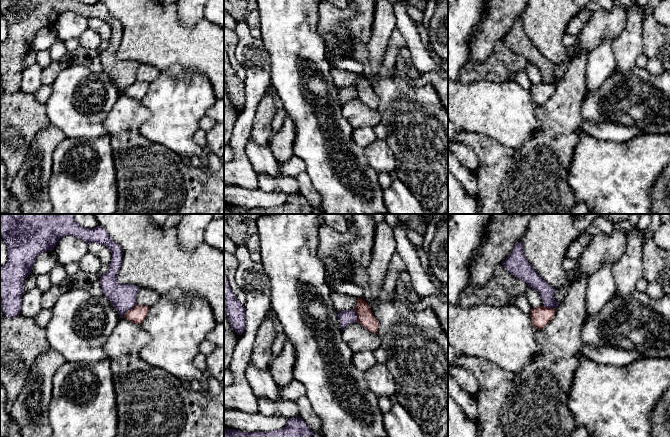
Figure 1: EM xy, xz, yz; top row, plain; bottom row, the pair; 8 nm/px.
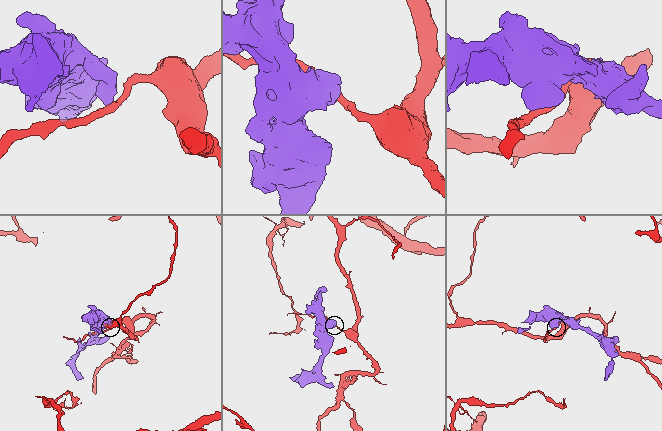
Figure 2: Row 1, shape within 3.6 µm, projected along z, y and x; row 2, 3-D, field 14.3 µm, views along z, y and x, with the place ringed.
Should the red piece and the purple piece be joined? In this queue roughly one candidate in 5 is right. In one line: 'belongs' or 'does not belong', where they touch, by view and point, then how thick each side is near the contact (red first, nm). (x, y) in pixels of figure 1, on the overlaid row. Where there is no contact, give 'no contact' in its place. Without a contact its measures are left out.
does not belong; meets red in xy at (130, 310); 130 nm thick on the red side, 200 nm on the other

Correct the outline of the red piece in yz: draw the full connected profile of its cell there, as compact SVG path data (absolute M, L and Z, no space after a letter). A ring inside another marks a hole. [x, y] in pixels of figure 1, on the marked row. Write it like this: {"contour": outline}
{"contour": "M548 307L532 308L530 311L532 325L537 329L544 328L554 317L556 309Z"}

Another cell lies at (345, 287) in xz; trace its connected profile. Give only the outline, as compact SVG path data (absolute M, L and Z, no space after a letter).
M326 273L326 281L334 289L334 292L342 293L345 295L350 295L356 298L363 297L363 288L354 283L343 281L343 282L334 282L331 277Z

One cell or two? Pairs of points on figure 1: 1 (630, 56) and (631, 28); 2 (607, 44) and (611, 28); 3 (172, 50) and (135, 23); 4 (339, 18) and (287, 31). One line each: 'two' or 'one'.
1: one
2: two
3: one
4: two

